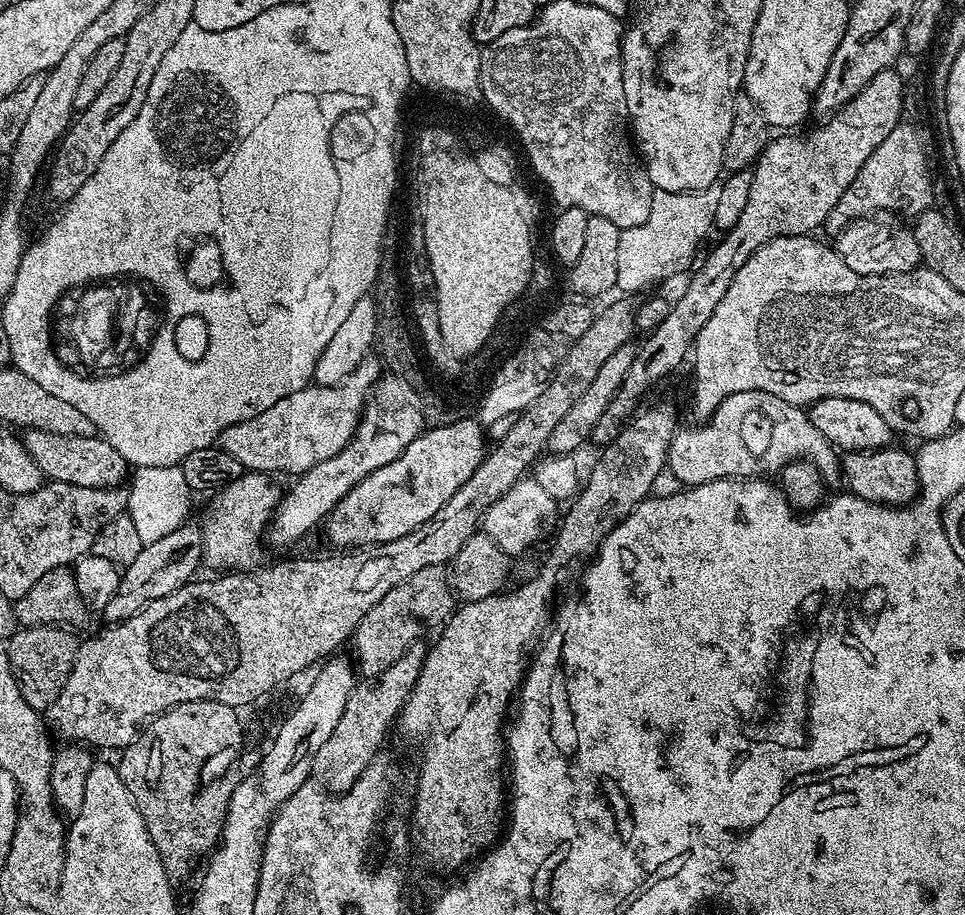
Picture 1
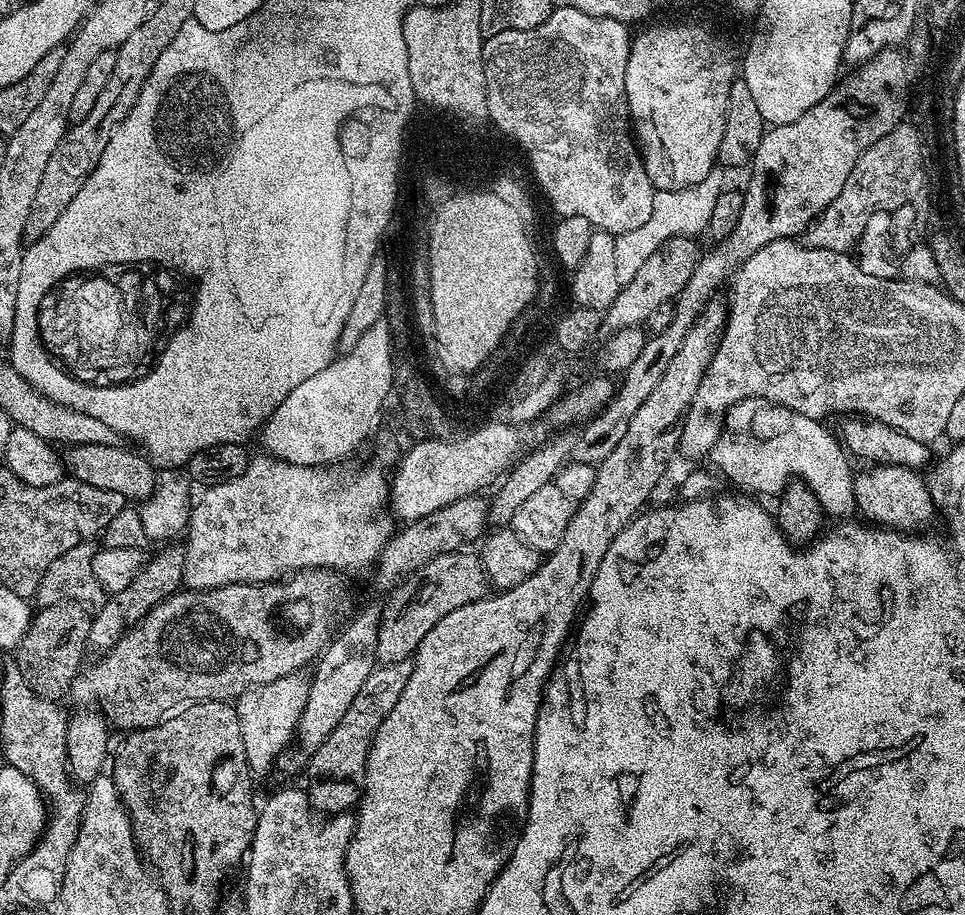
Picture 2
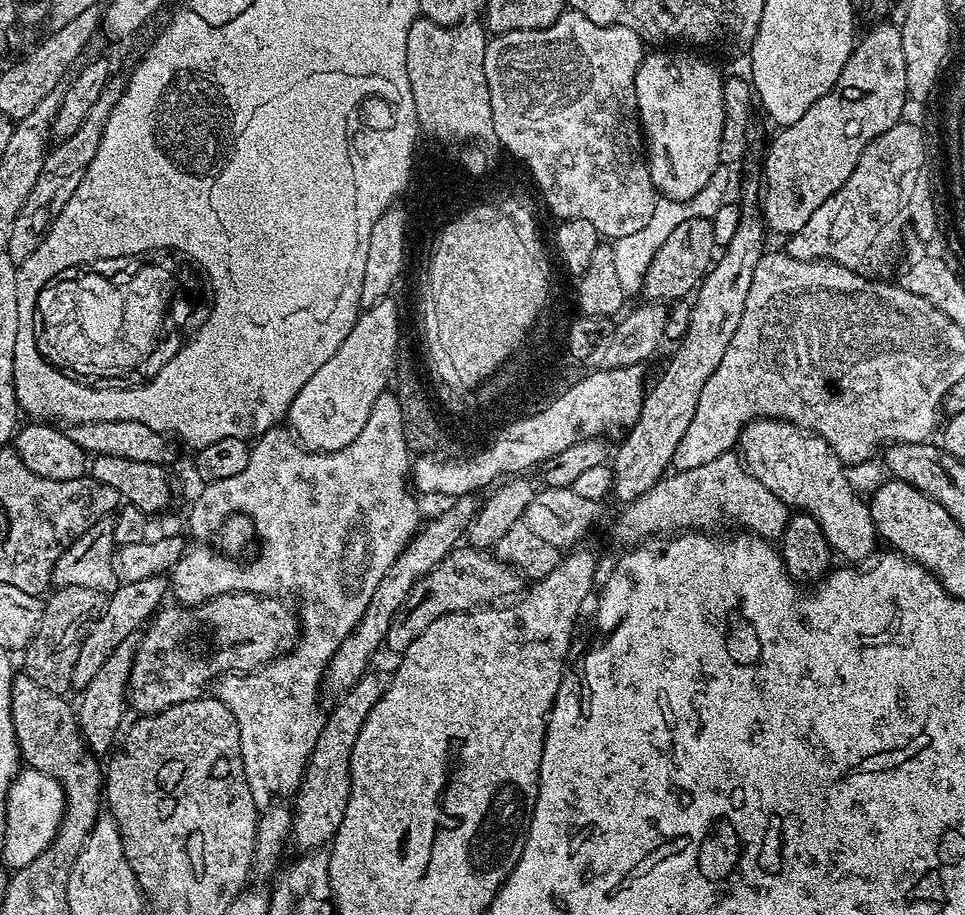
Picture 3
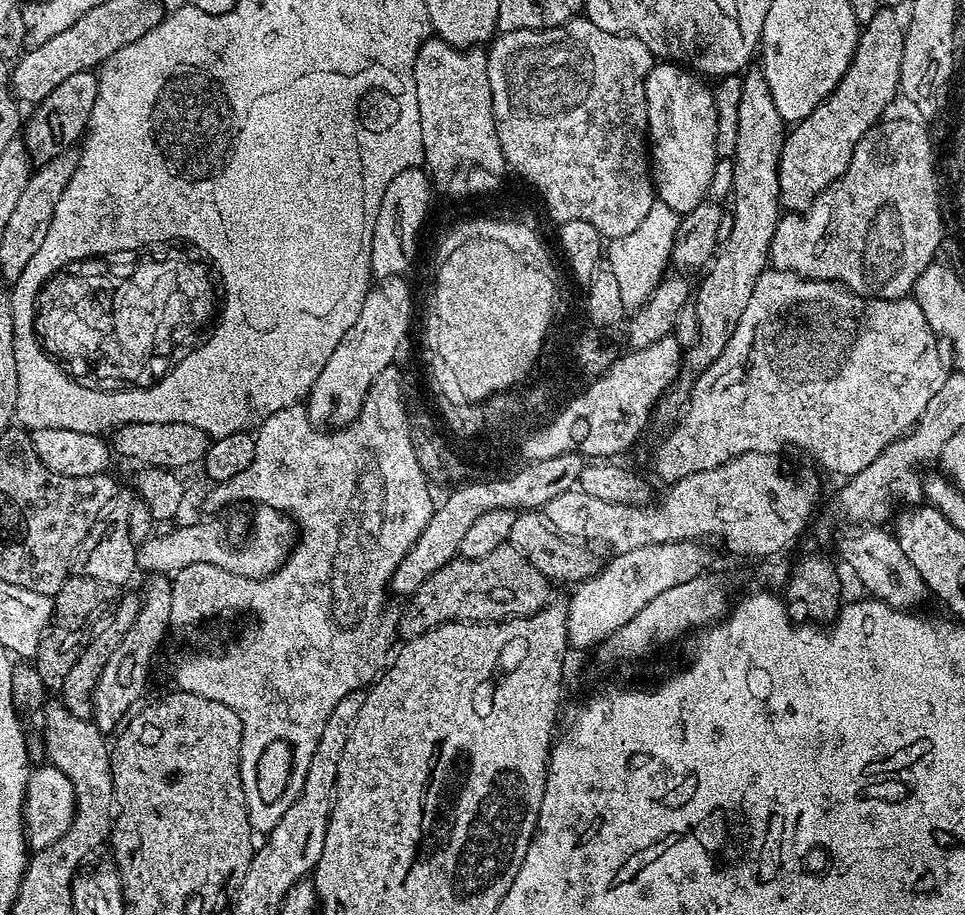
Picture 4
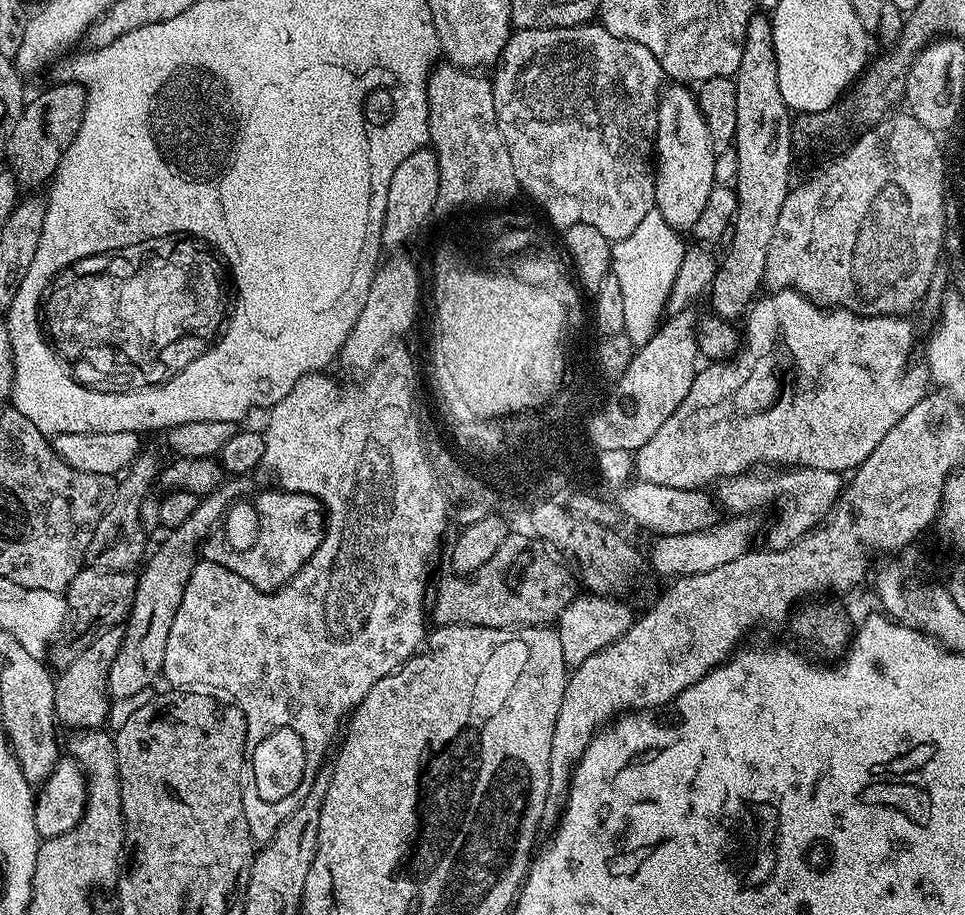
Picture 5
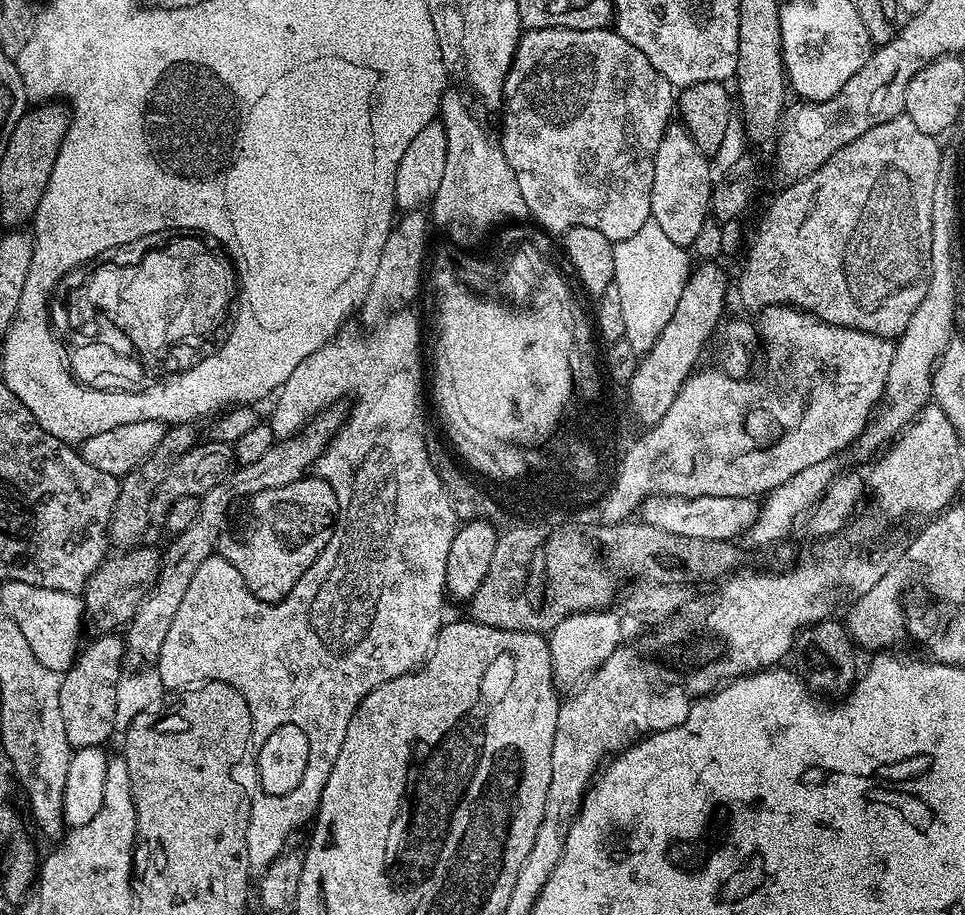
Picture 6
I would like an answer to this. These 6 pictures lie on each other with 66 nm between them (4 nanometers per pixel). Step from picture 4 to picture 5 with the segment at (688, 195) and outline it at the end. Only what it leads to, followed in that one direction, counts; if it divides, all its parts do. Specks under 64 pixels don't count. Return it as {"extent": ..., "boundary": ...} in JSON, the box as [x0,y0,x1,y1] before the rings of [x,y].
{"extent":[655,82,718,230],"boundary":[[[680,82],[669,83],[660,93],[656,117],[655,211],[660,212],[672,228],[690,230],[698,222],[706,206],[706,198],[710,198],[714,190],[718,154],[712,148],[710,130],[706,130],[706,118],[702,118],[691,87]]]}

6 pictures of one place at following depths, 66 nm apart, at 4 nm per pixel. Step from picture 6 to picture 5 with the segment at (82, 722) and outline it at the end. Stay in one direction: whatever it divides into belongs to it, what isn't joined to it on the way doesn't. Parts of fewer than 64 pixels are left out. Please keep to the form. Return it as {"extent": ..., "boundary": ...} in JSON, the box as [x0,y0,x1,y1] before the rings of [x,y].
{"extent":[54,627,123,730],"boundary":[[[123,627],[107,628],[102,634],[70,662],[55,677],[54,710],[56,719],[68,730],[100,730],[109,719],[110,697],[108,695],[108,679],[110,666],[114,666],[114,658],[118,658],[118,650],[122,650]]]}

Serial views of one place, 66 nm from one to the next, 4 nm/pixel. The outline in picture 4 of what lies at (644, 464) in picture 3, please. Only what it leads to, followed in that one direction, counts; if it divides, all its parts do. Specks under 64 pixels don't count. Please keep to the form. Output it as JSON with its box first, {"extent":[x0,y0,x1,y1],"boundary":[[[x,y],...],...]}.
{"extent":[655,70,786,426],"boundary":[[[748,70],[742,76],[742,99],[738,101],[738,146],[735,156],[731,157],[734,166],[734,178],[732,179],[732,195],[730,197],[730,213],[733,217],[730,238],[724,244],[719,245],[712,263],[707,265],[703,273],[704,281],[694,292],[694,303],[697,310],[697,322],[695,324],[695,343],[683,353],[682,372],[683,375],[672,385],[664,396],[657,402],[655,407],[655,419],[661,420],[665,426],[671,426],[680,419],[685,411],[688,394],[692,391],[693,378],[705,372],[717,358],[726,350],[726,342],[734,334],[746,305],[750,303],[750,294],[754,294],[754,286],[758,278],[769,267],[770,253],[772,250],[772,239],[776,224],[780,221],[782,209],[780,207],[780,187],[778,186],[778,162],[782,154],[782,146],[786,135],[786,121],[782,114],[778,114],[778,106],[774,106],[774,98],[770,94],[770,86],[766,86],[766,78],[763,71]]]}

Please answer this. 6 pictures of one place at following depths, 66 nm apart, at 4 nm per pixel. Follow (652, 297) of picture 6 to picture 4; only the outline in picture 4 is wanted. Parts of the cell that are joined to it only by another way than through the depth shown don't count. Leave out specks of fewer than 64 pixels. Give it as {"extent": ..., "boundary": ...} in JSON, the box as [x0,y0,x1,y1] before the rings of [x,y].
{"extent":[606,203,681,310],"boundary":[[[655,203],[650,206],[646,219],[632,233],[611,241],[606,248],[606,264],[614,270],[614,278],[622,293],[622,306],[625,310],[637,310],[651,297],[651,294],[664,280],[670,268],[672,247],[680,231],[681,217],[670,206]]]}

